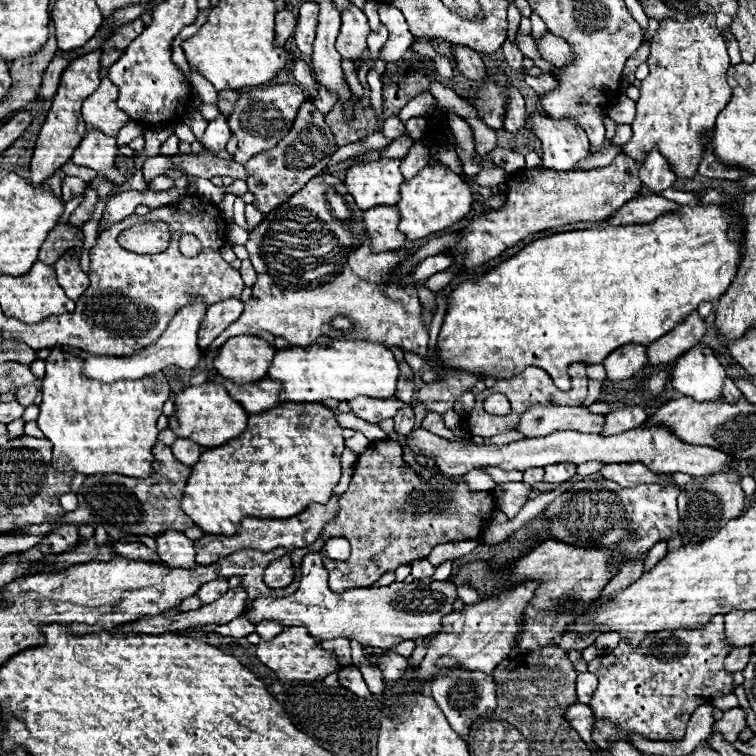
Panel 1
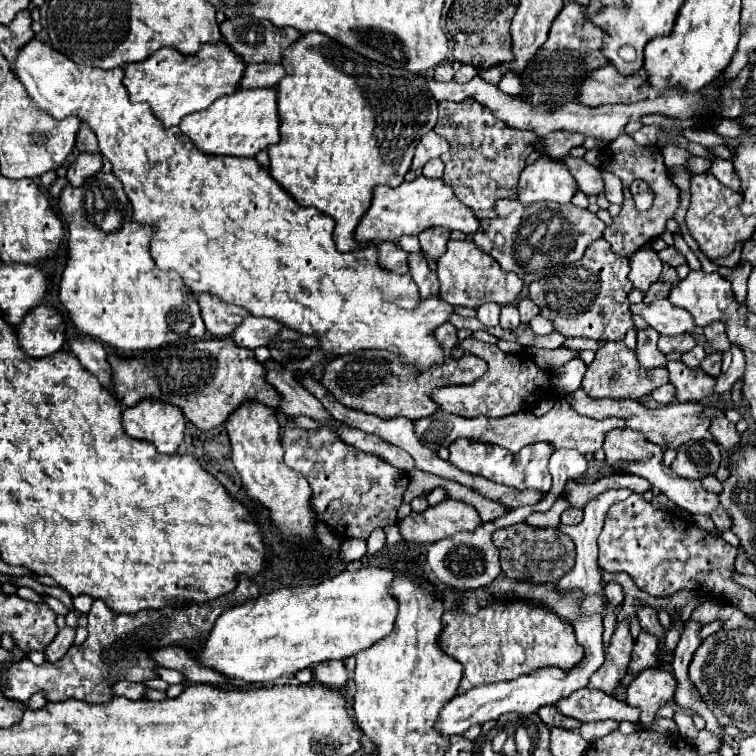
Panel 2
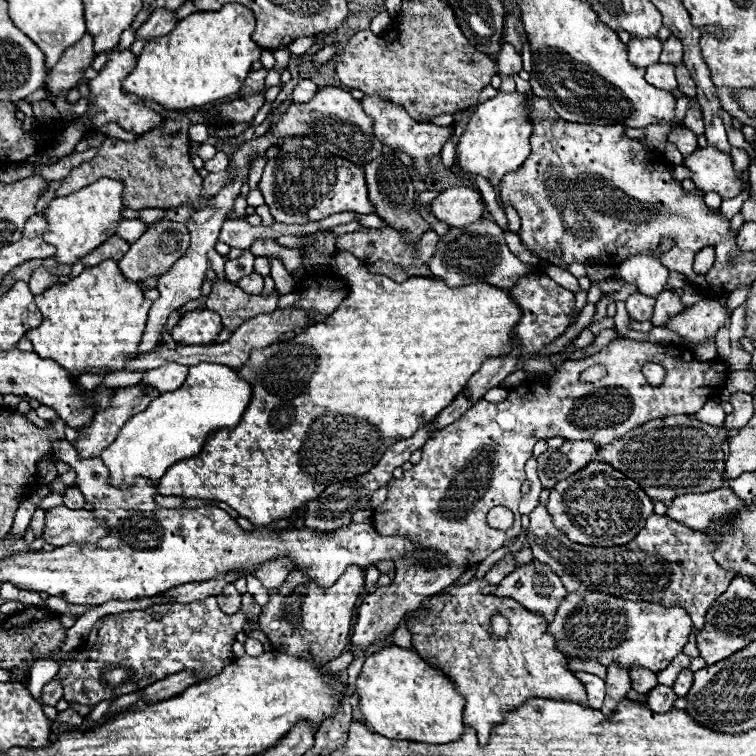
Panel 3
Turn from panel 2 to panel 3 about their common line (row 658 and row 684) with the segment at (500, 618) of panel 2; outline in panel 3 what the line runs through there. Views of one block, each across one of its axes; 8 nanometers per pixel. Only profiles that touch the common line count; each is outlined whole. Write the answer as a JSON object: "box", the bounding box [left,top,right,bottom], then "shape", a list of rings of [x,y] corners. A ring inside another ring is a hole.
{"box":[406,578,586,744],"shape":[[[472,578],[470,582],[462,586],[452,586],[450,590],[436,594],[426,602],[426,618],[418,620],[412,618],[412,614],[406,616],[406,626],[412,634],[412,646],[426,658],[430,664],[436,664],[440,670],[444,670],[460,690],[460,694],[466,698],[466,712],[464,722],[472,728],[476,728],[480,744],[486,744],[490,730],[502,722],[502,714],[510,712],[524,704],[524,700],[540,696],[540,698],[554,698],[554,700],[572,700],[572,702],[584,702],[586,690],[584,686],[574,678],[574,674],[564,666],[564,654],[556,650],[556,640],[546,628],[546,620],[542,614],[530,612],[524,606],[508,597],[495,596],[496,586],[488,584],[486,578]],[[494,614],[502,614],[508,620],[508,636],[500,638],[490,628],[490,618]]]}

